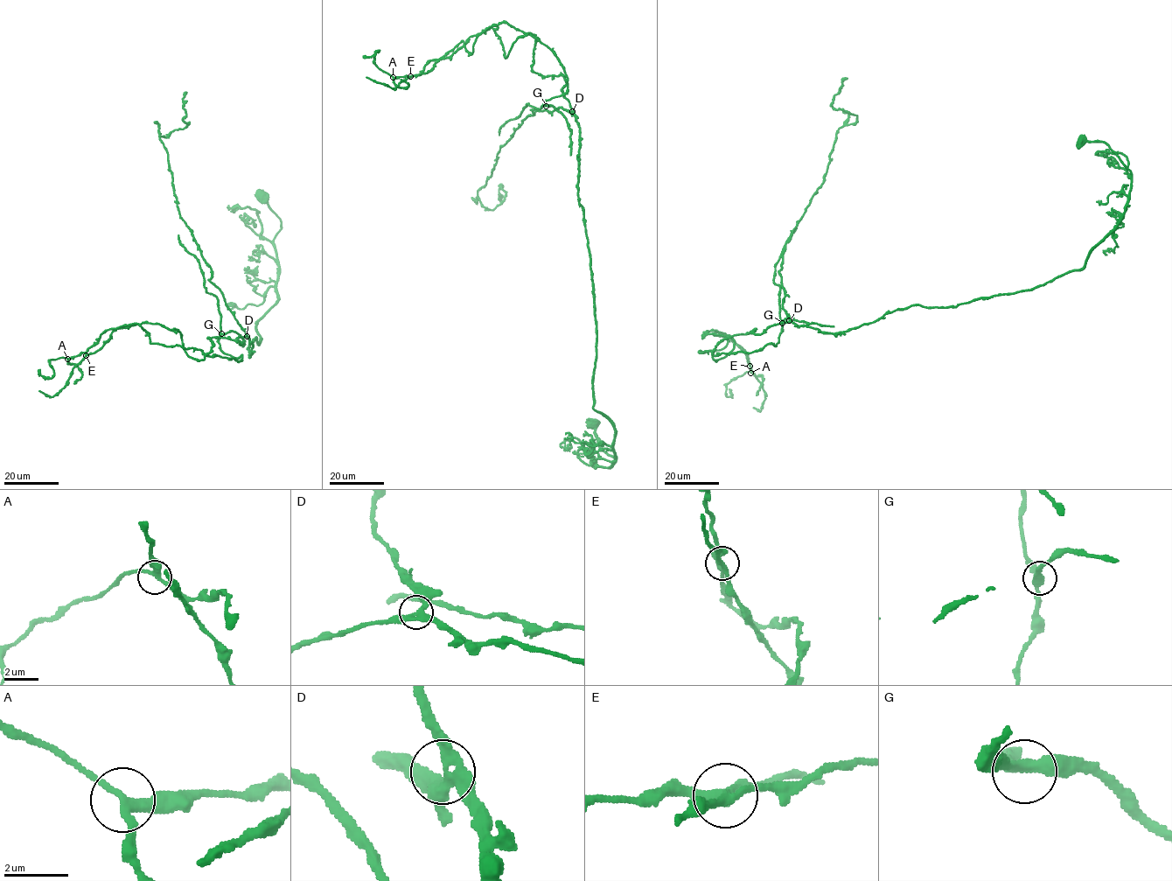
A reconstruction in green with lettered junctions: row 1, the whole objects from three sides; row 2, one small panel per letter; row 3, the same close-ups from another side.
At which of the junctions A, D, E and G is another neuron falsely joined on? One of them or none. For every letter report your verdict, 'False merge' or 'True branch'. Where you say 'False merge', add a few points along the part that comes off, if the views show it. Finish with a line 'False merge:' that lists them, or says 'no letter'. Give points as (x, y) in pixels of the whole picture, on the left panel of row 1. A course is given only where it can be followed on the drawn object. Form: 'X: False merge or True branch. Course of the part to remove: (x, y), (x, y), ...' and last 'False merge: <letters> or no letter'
A: True branch
D: True branch
E: False merge. Course of the part to remove: (86, 355), (120, 326), (137, 324), (150, 343), (241, 360), (220, 349), (218, 299), (177, 235)
G: True branch
False merge: E

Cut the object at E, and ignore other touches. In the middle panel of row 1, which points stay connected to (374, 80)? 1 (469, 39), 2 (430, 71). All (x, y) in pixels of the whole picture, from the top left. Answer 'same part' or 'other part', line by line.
1: other part
2: same part

